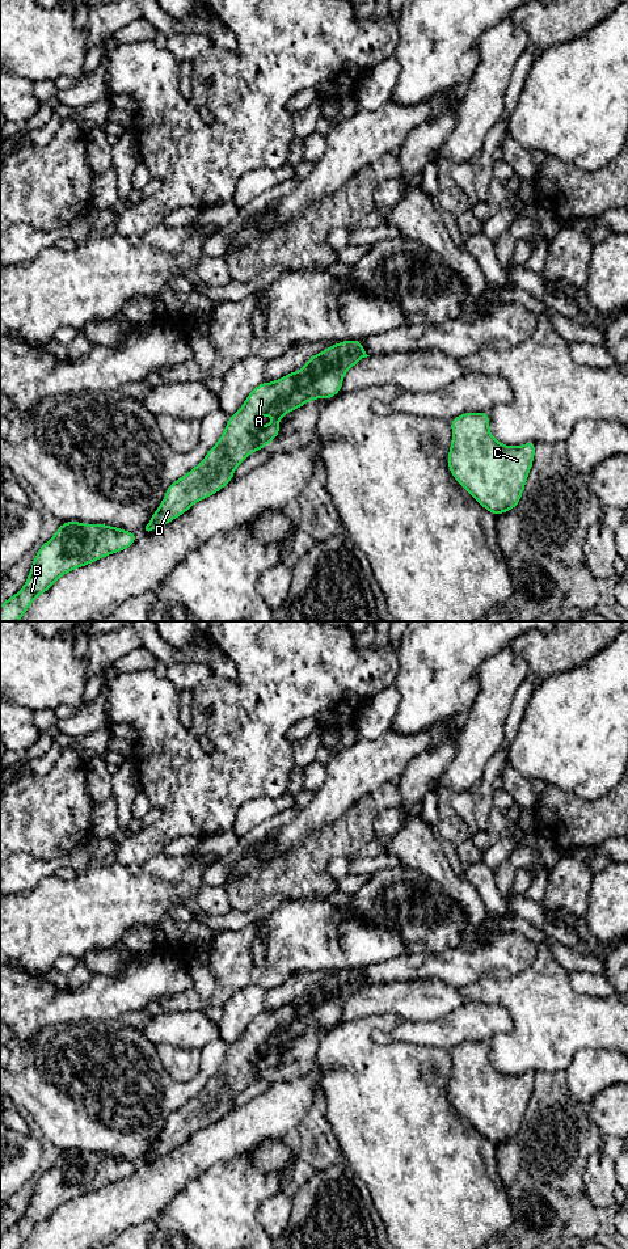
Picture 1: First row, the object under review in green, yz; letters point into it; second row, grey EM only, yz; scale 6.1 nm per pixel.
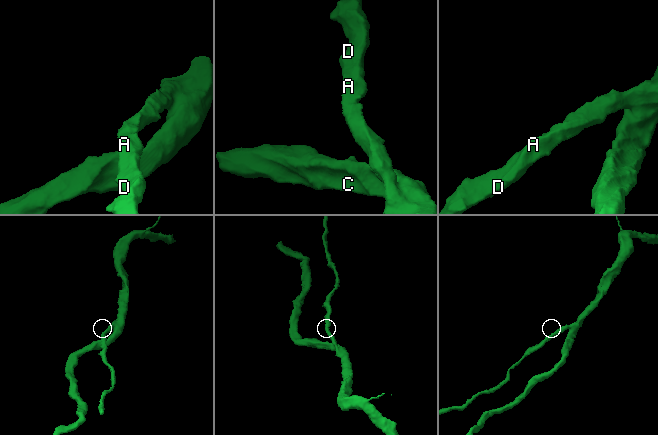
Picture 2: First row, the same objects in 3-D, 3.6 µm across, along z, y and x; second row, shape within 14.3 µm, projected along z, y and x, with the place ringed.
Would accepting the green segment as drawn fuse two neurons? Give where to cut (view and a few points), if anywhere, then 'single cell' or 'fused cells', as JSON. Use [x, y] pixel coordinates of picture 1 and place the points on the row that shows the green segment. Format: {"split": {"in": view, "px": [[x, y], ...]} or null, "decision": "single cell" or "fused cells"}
{"split": null, "decision": "single cell"}

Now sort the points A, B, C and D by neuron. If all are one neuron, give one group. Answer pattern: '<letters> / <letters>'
A B C D

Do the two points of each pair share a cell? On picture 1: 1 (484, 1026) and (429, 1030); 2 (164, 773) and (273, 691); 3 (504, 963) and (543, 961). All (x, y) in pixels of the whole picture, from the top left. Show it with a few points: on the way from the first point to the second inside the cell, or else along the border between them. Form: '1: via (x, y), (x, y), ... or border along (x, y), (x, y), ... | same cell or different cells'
1: via (471, 1026), (442, 1030) | same cell
2: via (193, 773), (197, 773), (248, 720) | same cell
3: border along (538, 944), (535, 958), (526, 967), (506, 979) | different cells

